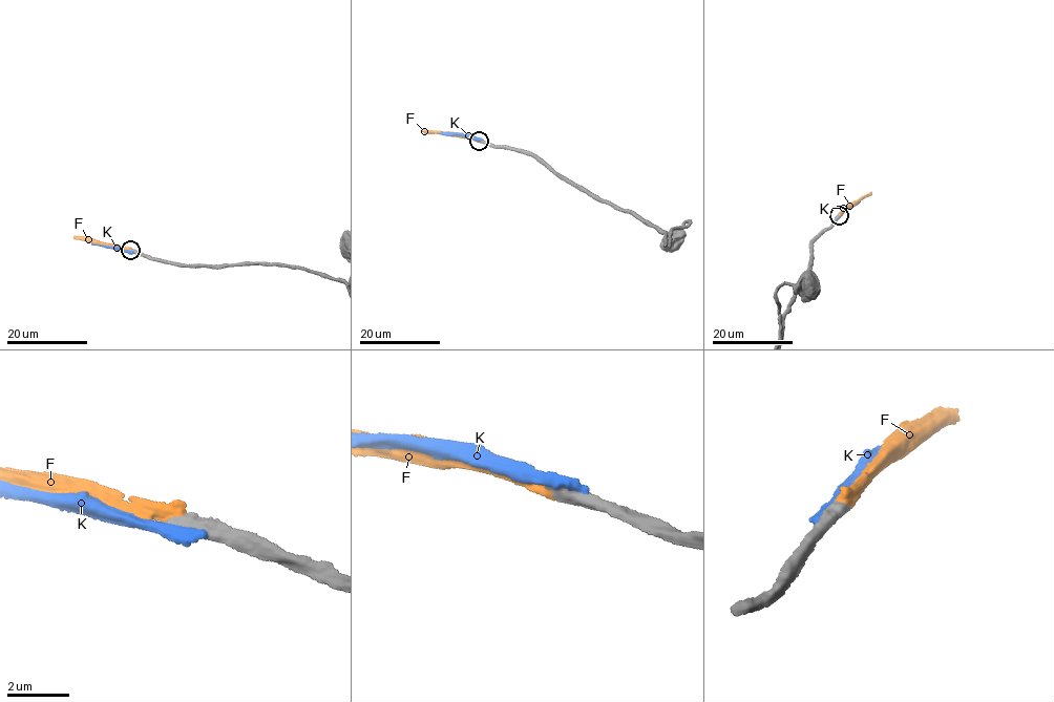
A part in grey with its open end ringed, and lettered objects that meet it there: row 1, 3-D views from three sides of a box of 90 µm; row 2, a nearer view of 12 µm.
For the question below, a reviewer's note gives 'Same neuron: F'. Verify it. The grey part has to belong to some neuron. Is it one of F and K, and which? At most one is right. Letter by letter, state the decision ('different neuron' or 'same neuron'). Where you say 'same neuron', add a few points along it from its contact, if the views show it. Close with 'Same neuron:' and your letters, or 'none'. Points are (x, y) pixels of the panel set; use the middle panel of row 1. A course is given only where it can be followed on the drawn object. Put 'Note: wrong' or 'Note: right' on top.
Note: right
F: same neuron; it runs (479, 141), (423, 131)
K: different neuron
Same neuron: F

